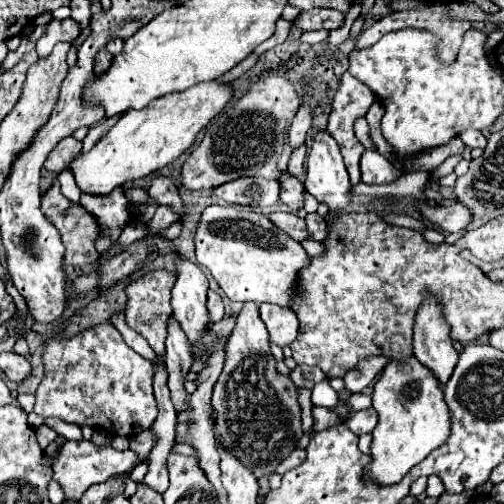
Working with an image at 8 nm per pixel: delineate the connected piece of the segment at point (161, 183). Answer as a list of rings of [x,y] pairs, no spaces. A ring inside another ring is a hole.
[[[154,177],[152,183],[150,183],[150,189],[148,189],[148,195],[158,201],[158,203],[164,203],[164,205],[172,205],[176,213],[184,215],[186,209],[184,209],[184,203],[178,195],[178,187],[174,185],[174,181],[170,177]]]

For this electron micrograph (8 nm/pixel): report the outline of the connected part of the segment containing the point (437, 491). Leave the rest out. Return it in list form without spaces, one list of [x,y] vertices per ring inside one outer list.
[[[430,475],[428,477],[428,487],[426,487],[427,496],[439,498],[445,491],[442,481],[438,475]]]

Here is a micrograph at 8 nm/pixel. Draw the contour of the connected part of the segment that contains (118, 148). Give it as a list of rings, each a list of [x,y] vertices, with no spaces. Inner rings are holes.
[[[208,81],[180,93],[168,93],[140,111],[128,109],[128,113],[118,119],[106,137],[102,137],[88,153],[80,153],[70,163],[80,191],[106,195],[114,187],[122,187],[172,163],[194,143],[198,131],[226,107],[232,95],[232,83]]]

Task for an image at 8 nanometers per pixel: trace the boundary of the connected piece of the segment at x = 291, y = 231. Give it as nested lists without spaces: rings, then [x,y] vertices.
[[[276,211],[276,213],[270,213],[268,215],[272,223],[276,223],[278,229],[282,229],[284,233],[288,233],[292,239],[296,241],[302,241],[308,237],[308,231],[306,231],[306,223],[304,219],[300,219],[296,213],[284,213],[284,211]]]

